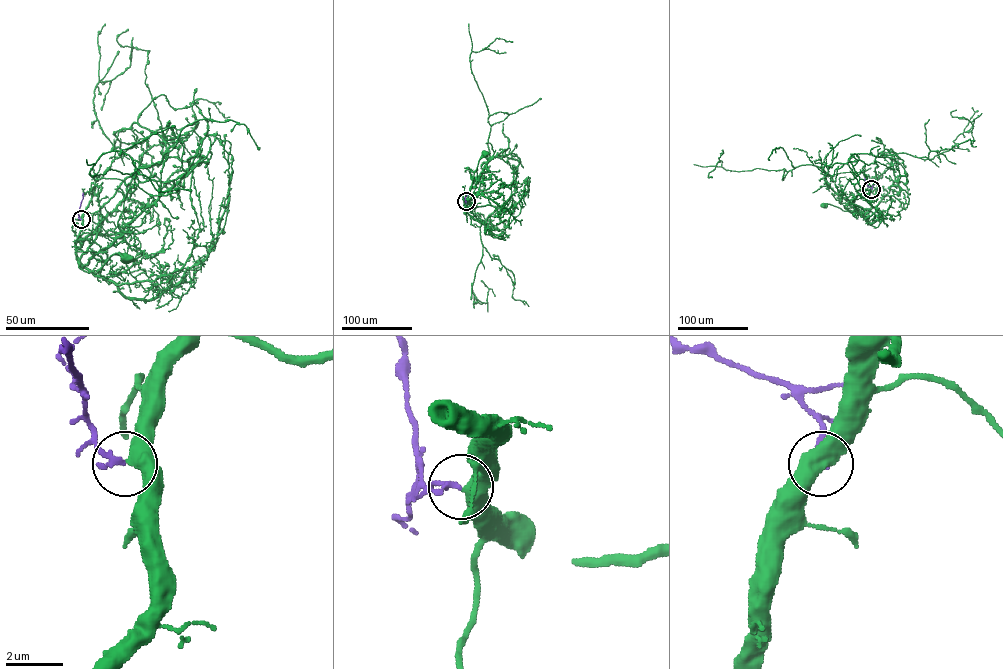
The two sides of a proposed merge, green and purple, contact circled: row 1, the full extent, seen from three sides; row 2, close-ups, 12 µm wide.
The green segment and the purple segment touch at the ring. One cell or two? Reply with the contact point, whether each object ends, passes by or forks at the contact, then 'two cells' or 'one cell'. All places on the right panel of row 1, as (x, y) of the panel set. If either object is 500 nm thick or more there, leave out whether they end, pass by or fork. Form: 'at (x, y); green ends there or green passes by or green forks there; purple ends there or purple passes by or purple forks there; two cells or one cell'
at (871, 189); one cell

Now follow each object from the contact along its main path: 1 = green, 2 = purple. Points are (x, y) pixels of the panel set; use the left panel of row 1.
1: (81, 219), (82, 229), (76, 247), (76, 259), (82, 270), (96, 273), (112, 255), (124, 256)
2: (81, 219), (77, 212), (83, 193)

